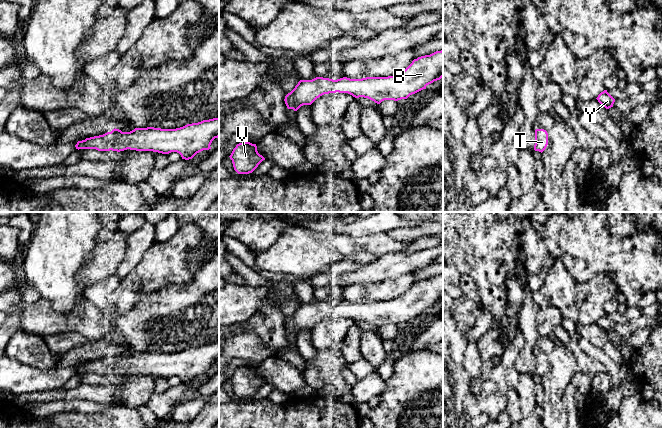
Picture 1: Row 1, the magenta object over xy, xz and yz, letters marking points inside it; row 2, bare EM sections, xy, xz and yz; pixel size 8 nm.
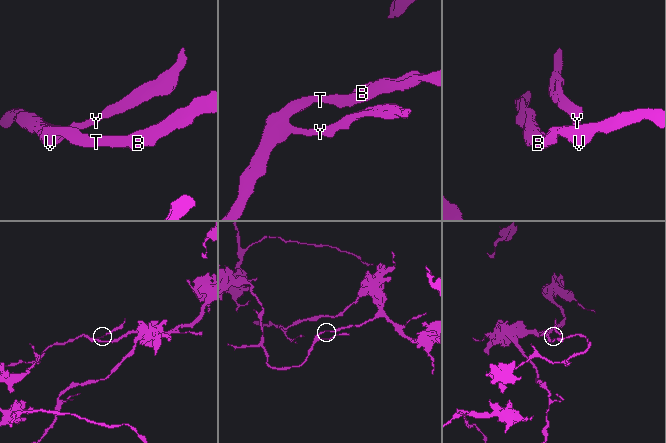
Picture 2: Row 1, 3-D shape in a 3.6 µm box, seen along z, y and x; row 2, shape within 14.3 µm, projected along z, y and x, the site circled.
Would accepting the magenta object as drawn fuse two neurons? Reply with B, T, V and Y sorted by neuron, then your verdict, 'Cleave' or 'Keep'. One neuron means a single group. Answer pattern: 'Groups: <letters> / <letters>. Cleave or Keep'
Groups: B T V Y. Keep

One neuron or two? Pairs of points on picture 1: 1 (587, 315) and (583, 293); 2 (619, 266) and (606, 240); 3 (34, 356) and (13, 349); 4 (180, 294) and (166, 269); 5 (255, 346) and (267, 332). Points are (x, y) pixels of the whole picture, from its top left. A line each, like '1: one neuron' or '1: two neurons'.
1: one neuron
2: one neuron
3: one neuron
4: two neurons
5: two neurons

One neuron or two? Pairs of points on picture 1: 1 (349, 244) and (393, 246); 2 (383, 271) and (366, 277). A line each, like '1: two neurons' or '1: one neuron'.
1: one neuron
2: one neuron

